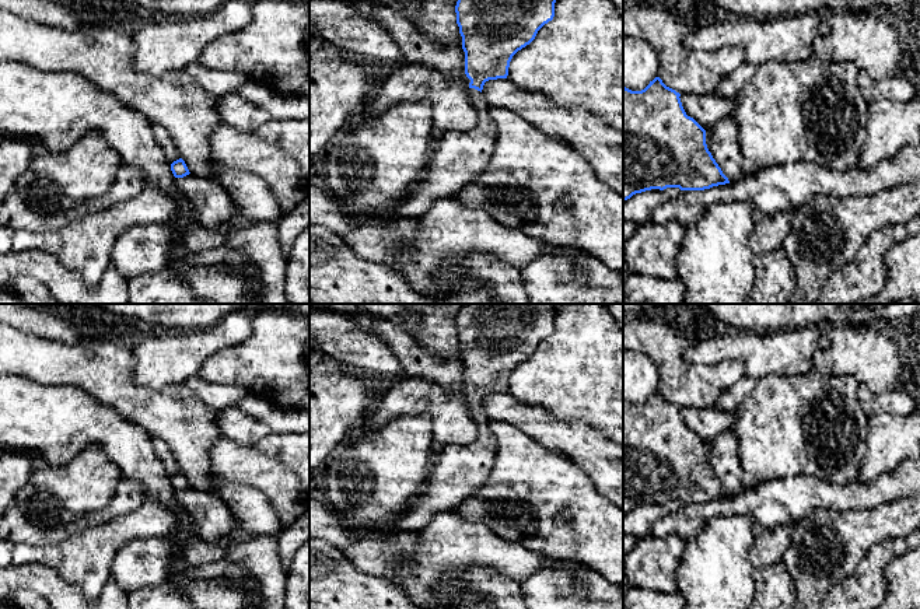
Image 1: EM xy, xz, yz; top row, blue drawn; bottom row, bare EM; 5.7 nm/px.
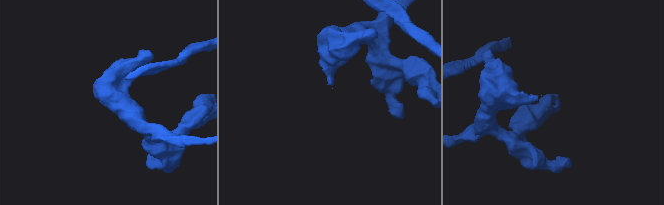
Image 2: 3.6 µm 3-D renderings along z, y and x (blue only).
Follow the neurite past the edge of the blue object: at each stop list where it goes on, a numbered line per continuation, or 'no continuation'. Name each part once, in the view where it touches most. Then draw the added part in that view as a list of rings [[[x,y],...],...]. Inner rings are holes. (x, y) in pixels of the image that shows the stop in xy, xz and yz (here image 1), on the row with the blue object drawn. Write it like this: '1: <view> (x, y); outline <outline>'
1: xz (457, 157); outline [[[469,88],[469,98],[478,113],[478,125],[468,132],[445,132],[434,141],[428,167],[412,188],[410,195],[395,204],[389,220],[423,216],[435,200],[455,195],[462,183],[473,181],[489,164],[496,146],[497,129],[482,92]]]

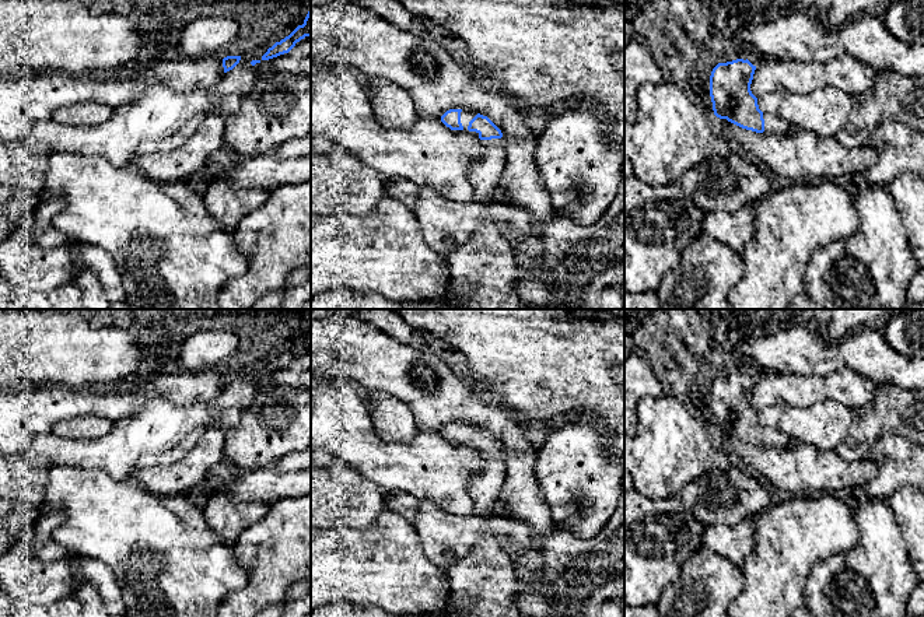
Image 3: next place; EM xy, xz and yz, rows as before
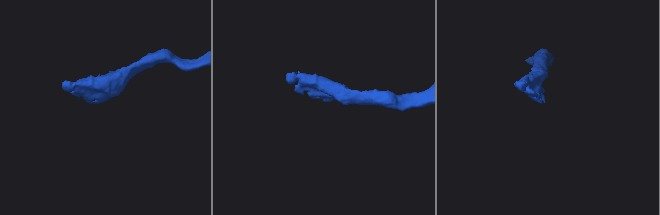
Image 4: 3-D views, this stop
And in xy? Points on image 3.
no continuation

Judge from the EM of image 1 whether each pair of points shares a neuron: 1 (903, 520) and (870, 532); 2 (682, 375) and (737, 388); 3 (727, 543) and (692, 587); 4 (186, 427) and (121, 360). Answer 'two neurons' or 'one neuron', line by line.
1: one neuron
2: two neurons
3: one neuron
4: one neuron

